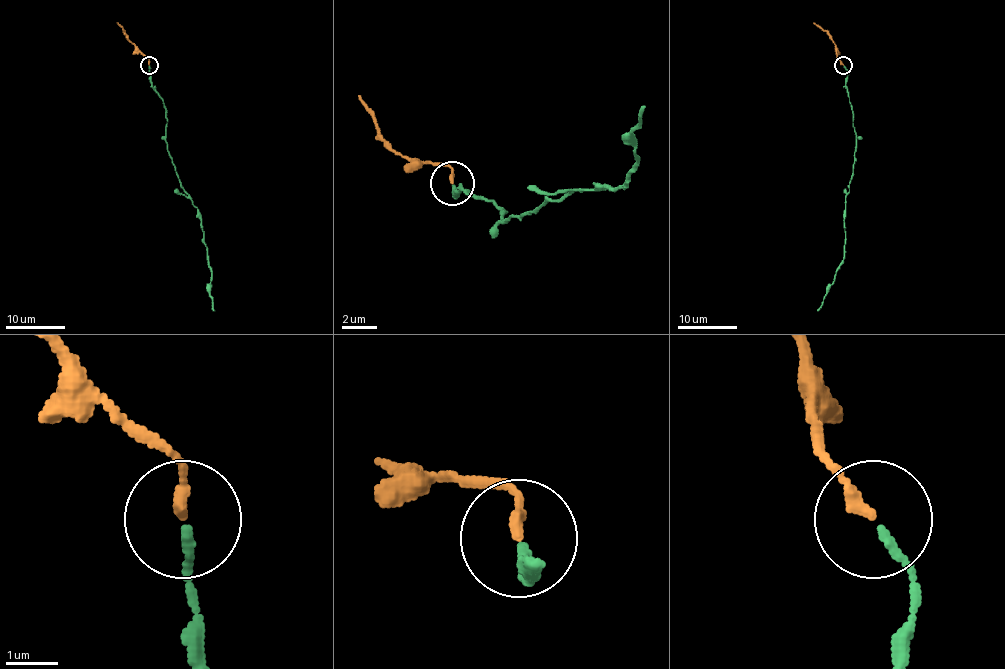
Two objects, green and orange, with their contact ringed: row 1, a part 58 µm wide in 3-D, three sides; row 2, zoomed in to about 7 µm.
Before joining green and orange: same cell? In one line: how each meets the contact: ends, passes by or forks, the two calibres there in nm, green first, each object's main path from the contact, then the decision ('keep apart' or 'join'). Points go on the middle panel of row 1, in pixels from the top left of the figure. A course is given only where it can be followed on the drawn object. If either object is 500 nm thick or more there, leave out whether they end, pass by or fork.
green ends there; orange ends there; 150 nm thick on the green side, 240 nm on the other; green runs (453, 186), (453, 195), (502, 208), (506, 221), (545, 199), (625, 186), (647, 107); orange runs (453, 182), (444, 164), (400, 156), (356, 94); join

